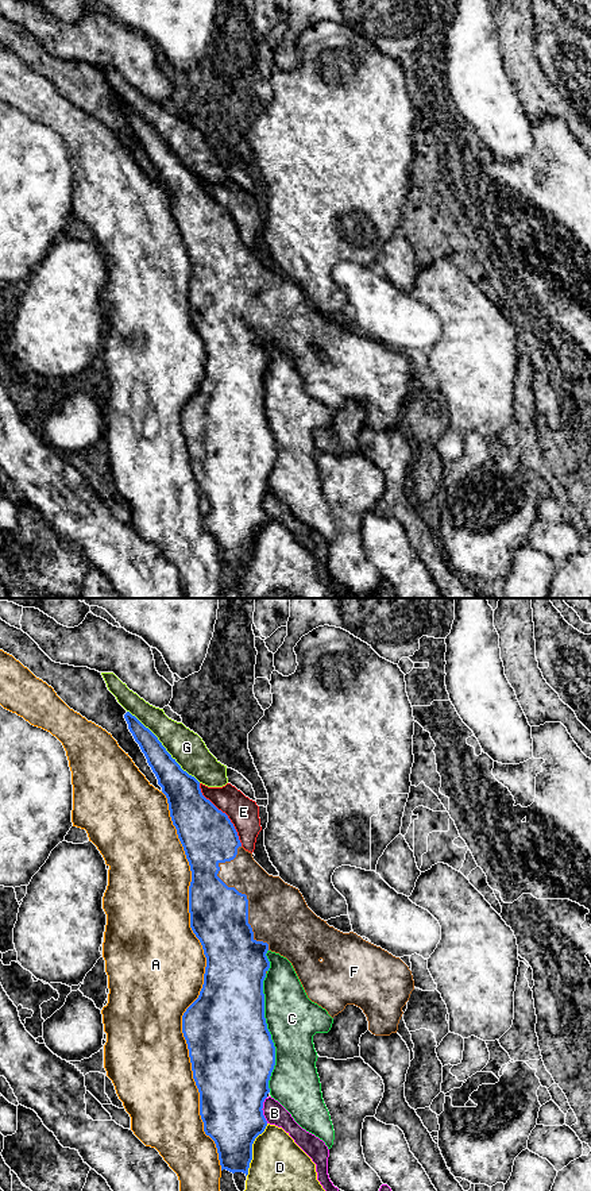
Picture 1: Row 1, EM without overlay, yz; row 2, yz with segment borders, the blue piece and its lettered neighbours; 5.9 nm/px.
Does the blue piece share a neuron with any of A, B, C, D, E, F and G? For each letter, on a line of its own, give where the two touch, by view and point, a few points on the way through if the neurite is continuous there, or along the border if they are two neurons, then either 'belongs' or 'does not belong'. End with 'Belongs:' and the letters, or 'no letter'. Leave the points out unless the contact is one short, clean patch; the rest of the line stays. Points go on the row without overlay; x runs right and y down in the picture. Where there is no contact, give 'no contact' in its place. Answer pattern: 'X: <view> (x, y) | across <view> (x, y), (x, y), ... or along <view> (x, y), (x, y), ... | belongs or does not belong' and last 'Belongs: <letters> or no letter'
A: yz (204, 376) | does not belong
B: yz (262, 505) | does not belong
C: yz (269, 428) | does not belong
D: yz (251, 544) | does not belong
E: yz (224, 208) | does not belong
F: yz (243, 289) | belongs
G: yz (163, 142) | does not belong
Belongs: F

